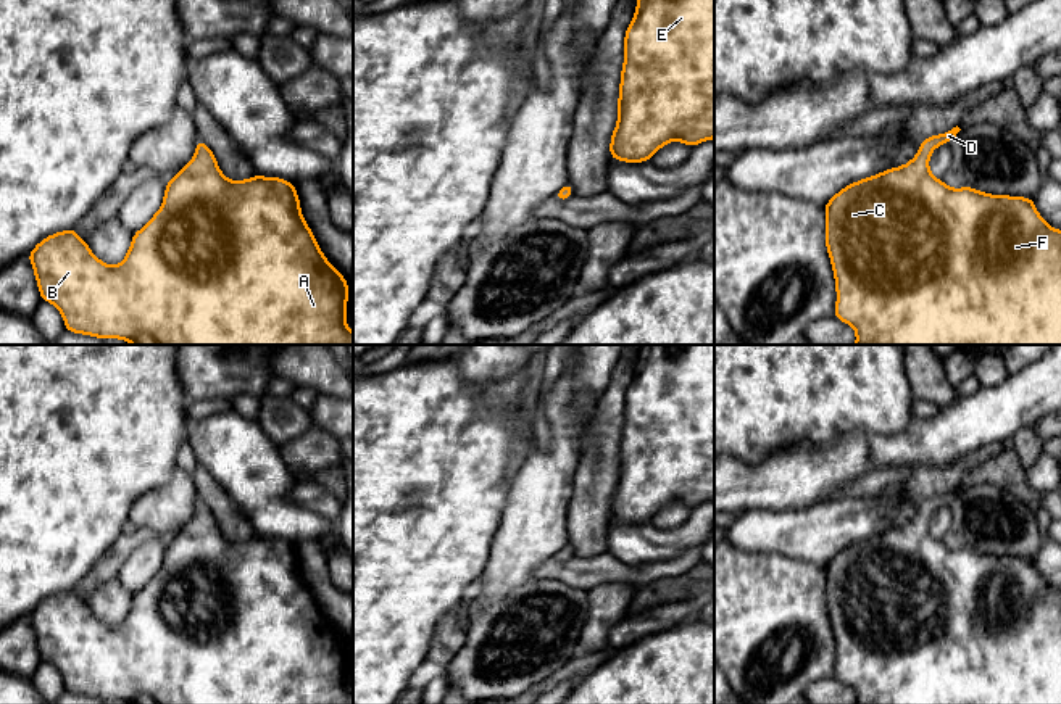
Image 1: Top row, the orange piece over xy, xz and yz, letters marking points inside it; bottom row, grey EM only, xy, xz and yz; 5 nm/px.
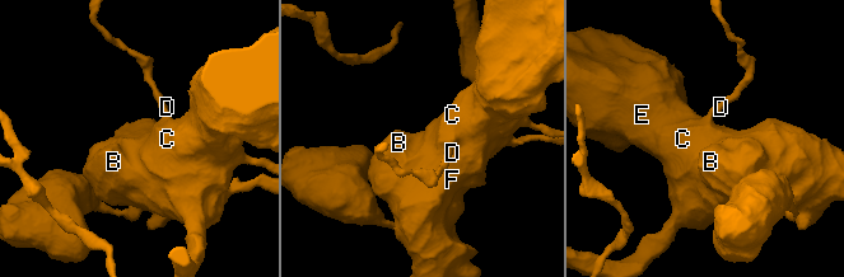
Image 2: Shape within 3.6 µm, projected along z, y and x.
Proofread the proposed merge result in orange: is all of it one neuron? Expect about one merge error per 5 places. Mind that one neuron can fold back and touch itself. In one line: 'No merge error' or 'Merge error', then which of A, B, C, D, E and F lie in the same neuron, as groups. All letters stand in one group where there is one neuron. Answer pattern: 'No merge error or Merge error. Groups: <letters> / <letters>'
No merge error. Groups: A B C D E F

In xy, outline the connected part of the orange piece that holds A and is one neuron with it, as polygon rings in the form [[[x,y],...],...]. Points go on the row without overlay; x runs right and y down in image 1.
[[[200,499],[195,517],[166,543],[161,569],[132,594],[121,625],[100,622],[76,590],[45,598],[27,620],[40,661],[58,669],[64,691],[73,694],[129,704],[353,704],[347,688],[347,640],[327,622],[305,583],[295,546],[258,535],[229,541]]]

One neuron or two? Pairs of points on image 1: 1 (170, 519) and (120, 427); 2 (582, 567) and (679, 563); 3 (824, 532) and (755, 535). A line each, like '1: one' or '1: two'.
1: two
2: one
3: one

